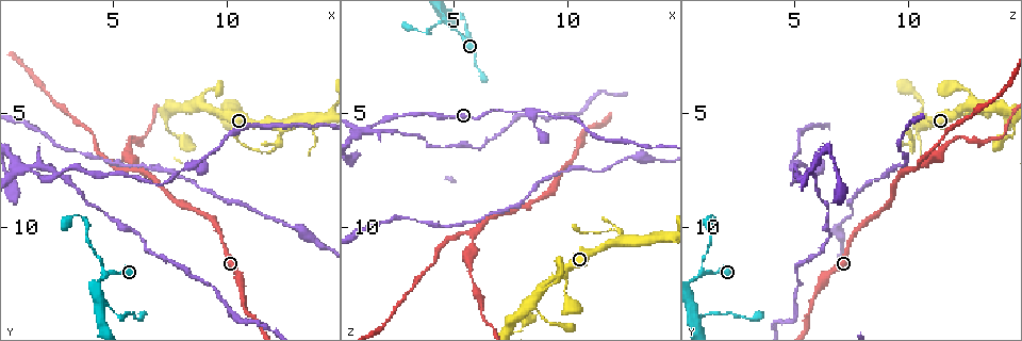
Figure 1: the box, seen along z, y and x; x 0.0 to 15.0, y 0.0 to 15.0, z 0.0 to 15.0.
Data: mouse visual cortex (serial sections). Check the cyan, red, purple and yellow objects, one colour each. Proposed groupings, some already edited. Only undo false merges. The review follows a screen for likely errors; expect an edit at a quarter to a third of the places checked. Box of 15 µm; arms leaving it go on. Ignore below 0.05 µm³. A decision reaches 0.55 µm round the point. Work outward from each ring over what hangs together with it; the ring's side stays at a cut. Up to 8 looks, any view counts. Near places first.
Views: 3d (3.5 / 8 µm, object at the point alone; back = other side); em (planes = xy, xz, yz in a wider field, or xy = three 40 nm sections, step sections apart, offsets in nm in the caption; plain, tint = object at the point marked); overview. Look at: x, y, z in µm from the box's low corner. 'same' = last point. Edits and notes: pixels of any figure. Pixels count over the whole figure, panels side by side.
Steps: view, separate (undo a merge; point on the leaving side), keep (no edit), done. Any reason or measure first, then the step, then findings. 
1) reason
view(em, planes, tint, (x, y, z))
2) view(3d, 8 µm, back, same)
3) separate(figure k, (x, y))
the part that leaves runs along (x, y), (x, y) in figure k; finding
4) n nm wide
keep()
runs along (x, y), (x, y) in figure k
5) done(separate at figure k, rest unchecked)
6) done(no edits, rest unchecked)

a narrow waist
view(3d, 3.5 µm, back, (8.4, 7.2, 5.0))

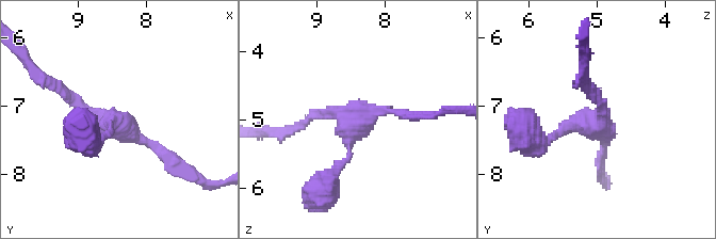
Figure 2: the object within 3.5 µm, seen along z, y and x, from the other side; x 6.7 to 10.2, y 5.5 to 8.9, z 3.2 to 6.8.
now the EM
view(em, xy, step 1, tint, (8.40, 7.35, 5.00))

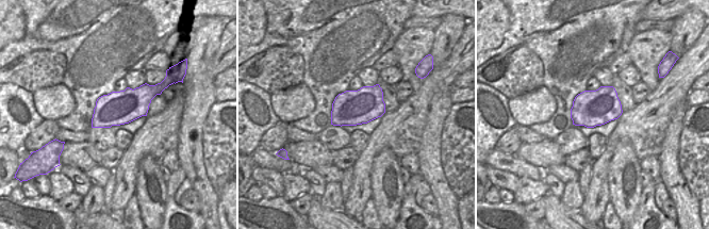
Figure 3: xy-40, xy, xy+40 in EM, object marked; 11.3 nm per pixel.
400 nm wide
keep()
runs along (179, 166), (62, 91) in figure 2; all the same cell

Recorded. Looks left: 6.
two arms in line, one across
view(3d, 8 µm, (12.4, 5.4, 10.7))

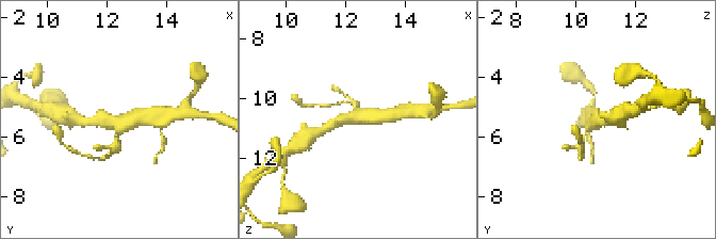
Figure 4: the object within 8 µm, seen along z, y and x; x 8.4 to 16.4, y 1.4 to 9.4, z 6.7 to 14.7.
view(3d, 3.5 µm, (12.5, 5.5, 10.6))

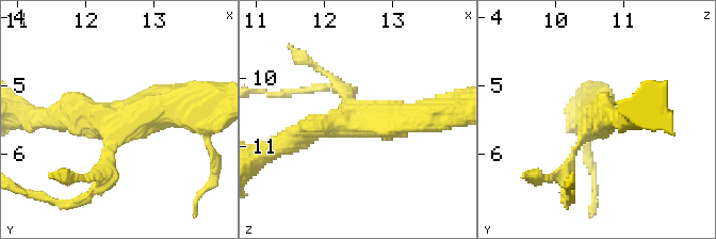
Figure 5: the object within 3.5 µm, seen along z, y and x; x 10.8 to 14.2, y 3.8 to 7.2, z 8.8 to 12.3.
3 arms; arms of 150, 350, 500 nm
view(em, planes, tint, (12.45, 5.50, 10.65))

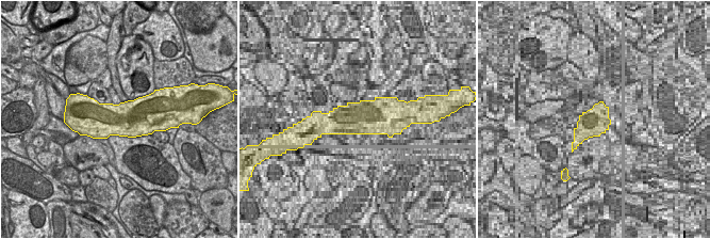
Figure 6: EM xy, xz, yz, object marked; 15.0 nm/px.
keep()
runs along (286, 140), (312, 126), (420, 117) in figure 5; all the same cell

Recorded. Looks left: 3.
two arms in line, one across
view(3d, 3.5 µm, (8.8, 4.7, 12.8))

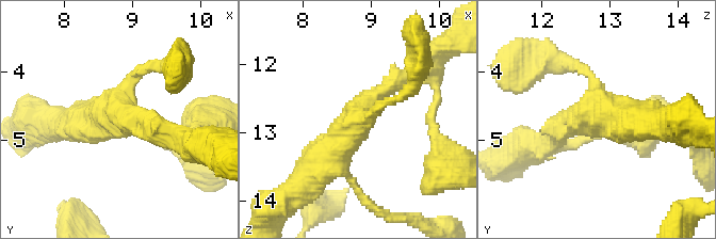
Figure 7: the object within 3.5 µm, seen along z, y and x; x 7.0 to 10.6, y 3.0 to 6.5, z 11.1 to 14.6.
3 arms; arms of 150, 250, 500 nm
view(em, xy, step 3, tint, (8.90, 4.65, 12.75))

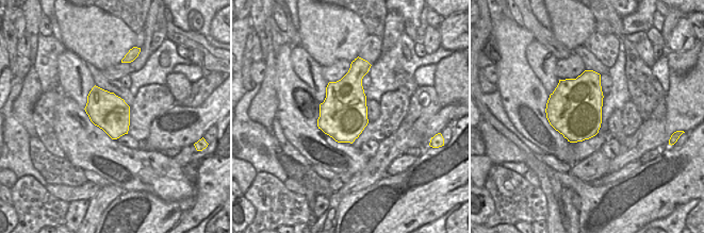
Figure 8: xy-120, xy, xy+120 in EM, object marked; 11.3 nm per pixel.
view(em, xy, step 2, tint, same)

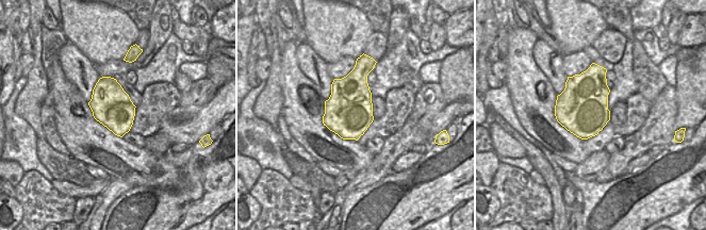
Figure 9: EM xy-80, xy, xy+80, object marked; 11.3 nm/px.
keep()
runs along (413, 77), (368, 104), (315, 166) in figure 7; all the same cell

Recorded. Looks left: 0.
done(no edits, rest unchecked)

